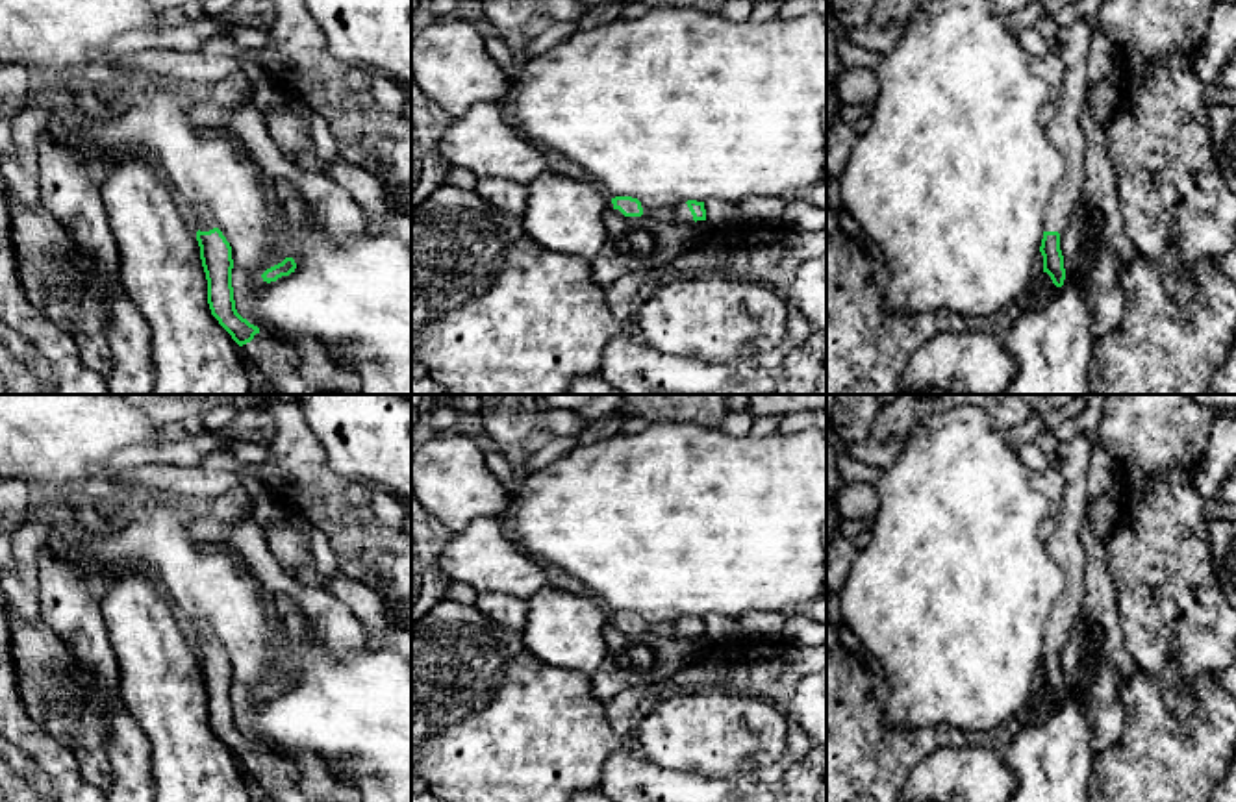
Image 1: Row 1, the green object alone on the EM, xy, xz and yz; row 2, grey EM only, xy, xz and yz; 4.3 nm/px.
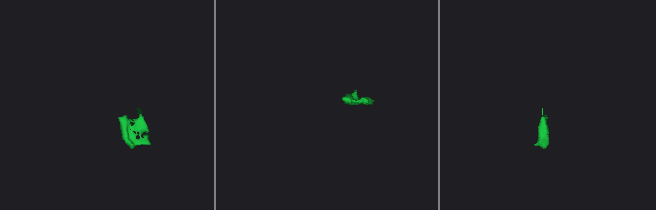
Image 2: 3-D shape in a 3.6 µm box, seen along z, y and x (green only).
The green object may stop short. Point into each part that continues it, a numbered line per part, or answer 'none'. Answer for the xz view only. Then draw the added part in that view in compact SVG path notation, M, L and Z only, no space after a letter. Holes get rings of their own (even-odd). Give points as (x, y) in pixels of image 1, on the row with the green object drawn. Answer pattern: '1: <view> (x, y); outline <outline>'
1: xz (681, 212); outline M686 202L676 204L676 206L669 207L669 209L660 209L660 211L656 211L656 217L660 220L669 220L669 222L684 222L684 224L695 222Z

